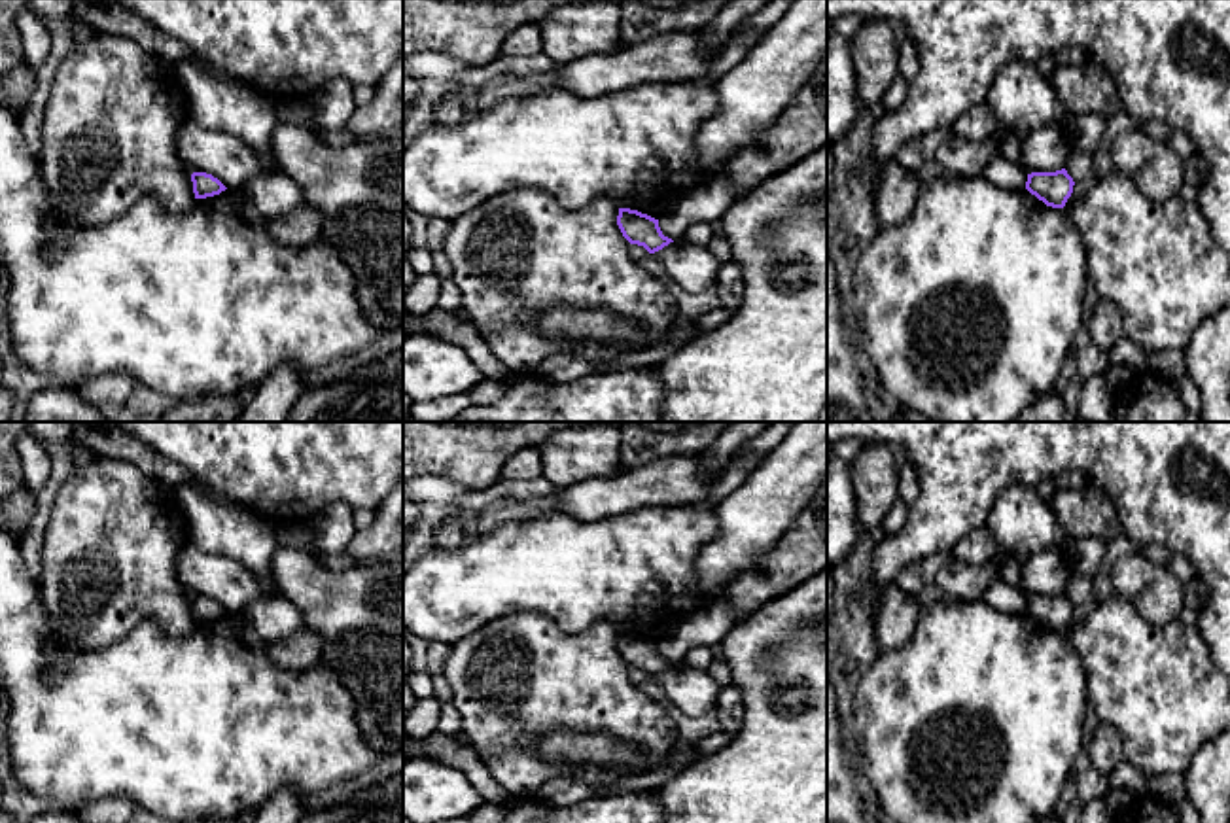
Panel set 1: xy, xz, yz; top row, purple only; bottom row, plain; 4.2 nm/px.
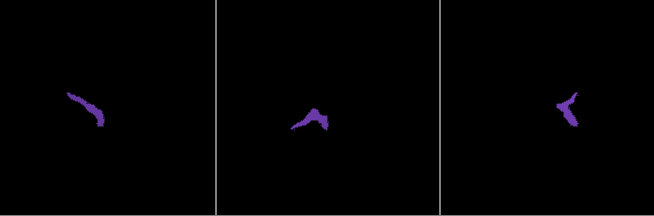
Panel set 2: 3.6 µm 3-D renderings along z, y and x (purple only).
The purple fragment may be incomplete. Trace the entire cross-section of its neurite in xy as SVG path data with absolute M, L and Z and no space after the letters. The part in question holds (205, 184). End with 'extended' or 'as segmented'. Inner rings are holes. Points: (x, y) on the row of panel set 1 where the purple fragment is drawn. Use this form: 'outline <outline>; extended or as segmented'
outline M193 172L191 182L195 199L214 197L227 189L218 178L206 172Z; as segmented

